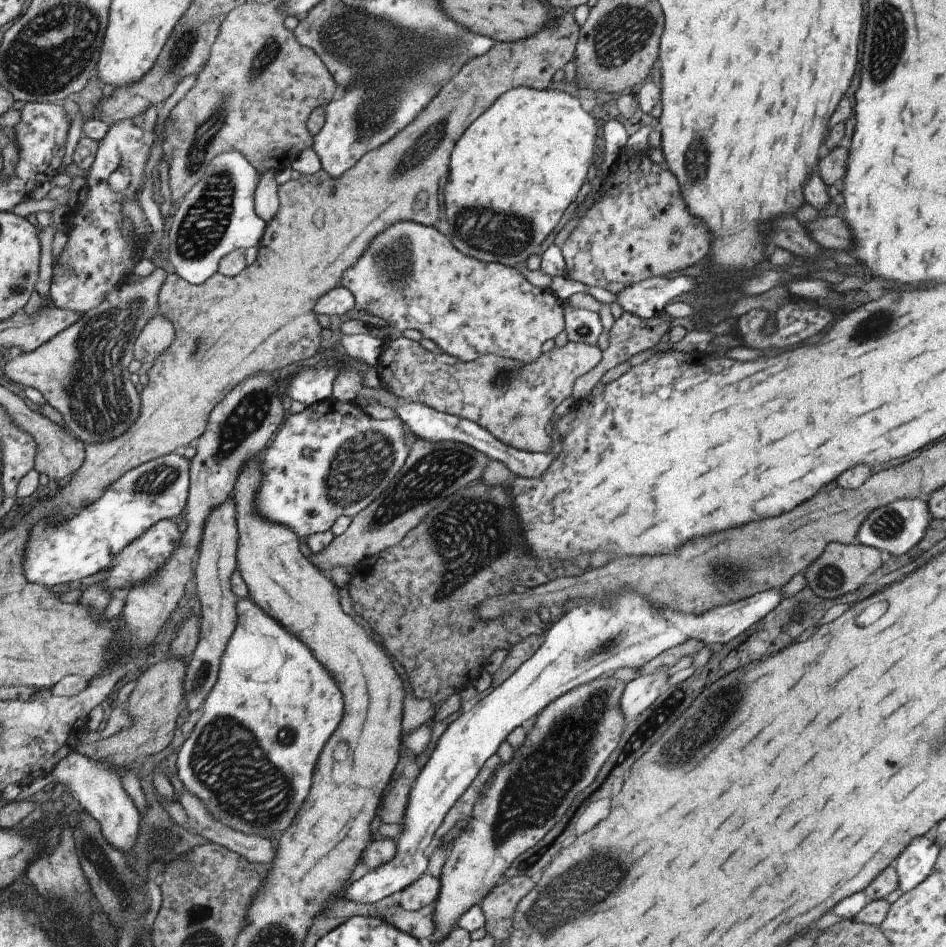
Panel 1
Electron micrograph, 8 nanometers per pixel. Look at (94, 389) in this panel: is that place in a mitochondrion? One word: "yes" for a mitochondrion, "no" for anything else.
yes

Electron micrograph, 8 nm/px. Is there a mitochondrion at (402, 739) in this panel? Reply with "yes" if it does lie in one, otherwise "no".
no

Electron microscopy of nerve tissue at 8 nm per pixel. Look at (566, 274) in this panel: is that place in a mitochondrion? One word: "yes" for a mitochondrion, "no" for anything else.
no

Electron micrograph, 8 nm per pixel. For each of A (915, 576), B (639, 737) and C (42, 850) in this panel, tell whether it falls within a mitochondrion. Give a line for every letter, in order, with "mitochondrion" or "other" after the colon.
A: other
B: mitochondrion
C: other

